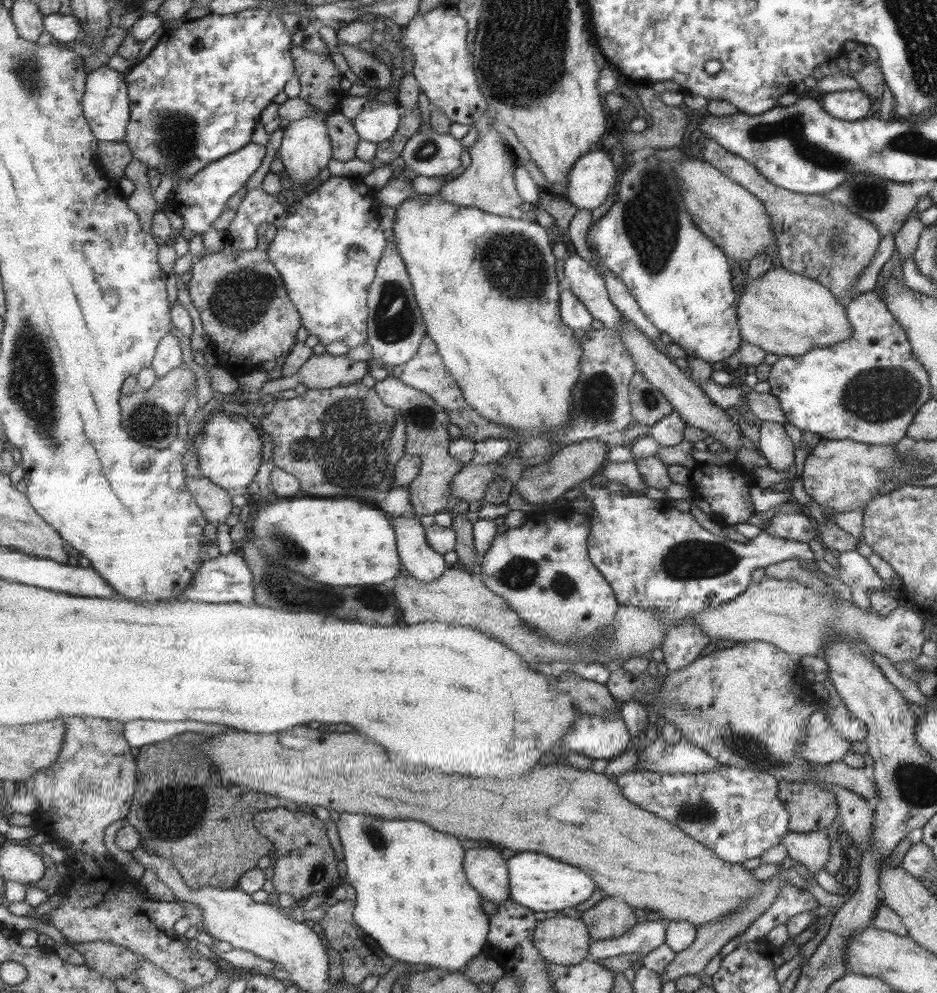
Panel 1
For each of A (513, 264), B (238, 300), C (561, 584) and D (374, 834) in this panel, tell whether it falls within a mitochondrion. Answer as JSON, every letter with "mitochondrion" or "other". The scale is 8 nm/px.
{"A":"mitochondrion","B":"mitochondrion","C":"mitochondrion","D":"mitochondrion"}

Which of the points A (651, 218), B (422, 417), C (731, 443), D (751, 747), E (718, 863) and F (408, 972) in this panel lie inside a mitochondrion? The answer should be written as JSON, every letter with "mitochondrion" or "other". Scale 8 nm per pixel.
{"A":"mitochondrion","B":"mitochondrion","C":"other","D":"mitochondrion","E":"other","F":"other"}

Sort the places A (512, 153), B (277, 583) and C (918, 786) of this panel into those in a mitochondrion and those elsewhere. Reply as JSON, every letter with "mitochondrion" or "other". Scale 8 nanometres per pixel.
{"A":"other","B":"mitochondrion","C":"mitochondrion"}

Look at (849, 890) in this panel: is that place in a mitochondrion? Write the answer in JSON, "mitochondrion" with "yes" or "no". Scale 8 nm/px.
{"mitochondrion":"no"}

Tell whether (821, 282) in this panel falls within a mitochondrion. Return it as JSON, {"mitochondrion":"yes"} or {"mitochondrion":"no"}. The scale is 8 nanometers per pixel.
{"mitochondrion":"no"}

